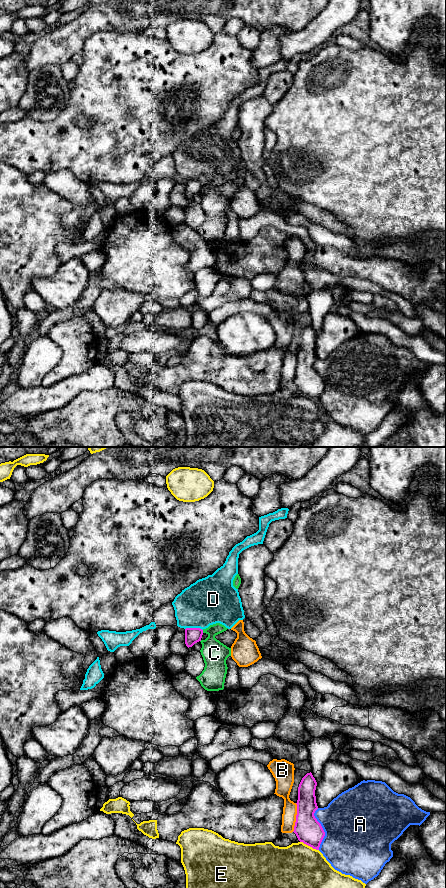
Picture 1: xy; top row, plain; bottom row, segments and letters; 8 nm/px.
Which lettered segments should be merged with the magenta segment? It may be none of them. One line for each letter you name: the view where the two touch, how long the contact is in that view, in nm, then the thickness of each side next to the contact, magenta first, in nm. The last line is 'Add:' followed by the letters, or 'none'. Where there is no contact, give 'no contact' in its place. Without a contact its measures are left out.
Add: none

